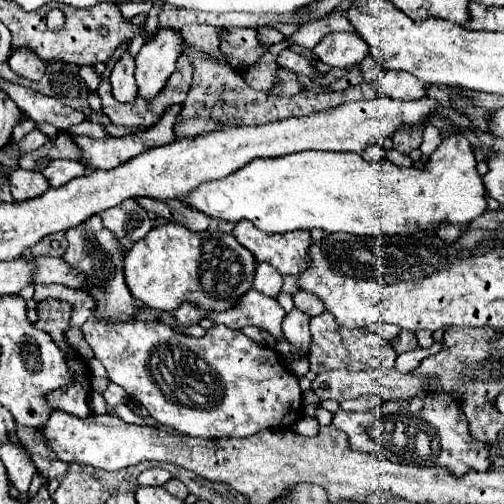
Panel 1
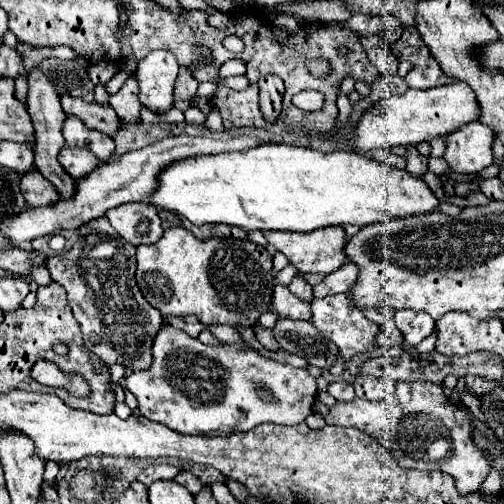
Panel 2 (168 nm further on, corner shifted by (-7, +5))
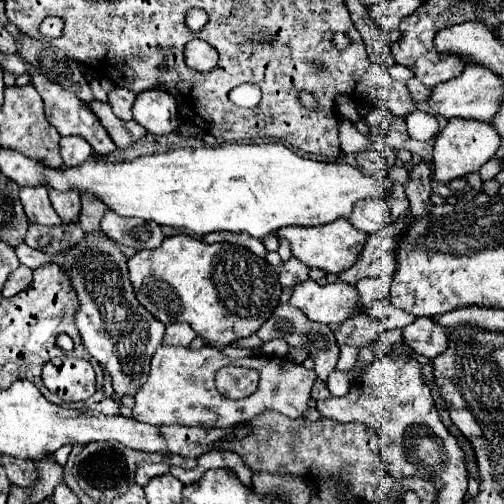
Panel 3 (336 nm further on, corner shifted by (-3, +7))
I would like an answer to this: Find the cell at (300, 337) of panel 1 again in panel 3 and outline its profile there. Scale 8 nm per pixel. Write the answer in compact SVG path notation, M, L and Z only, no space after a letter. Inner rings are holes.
M294 256L280 270L280 284L282 284L284 290L294 288L296 284L306 282L306 280L308 280L308 268L304 268L300 264L300 260L296 260Z

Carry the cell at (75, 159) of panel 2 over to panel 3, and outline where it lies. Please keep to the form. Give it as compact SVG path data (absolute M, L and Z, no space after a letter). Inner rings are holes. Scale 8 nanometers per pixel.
M68 136L60 140L60 154L66 166L78 166L86 162L94 152L86 140L80 140L78 136Z

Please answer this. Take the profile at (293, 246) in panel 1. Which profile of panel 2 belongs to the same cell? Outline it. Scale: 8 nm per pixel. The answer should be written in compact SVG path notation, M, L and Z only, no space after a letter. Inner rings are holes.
M328 226L328 228L320 228L320 230L312 230L310 234L292 234L292 232L264 232L266 240L280 250L302 274L310 274L310 272L320 272L320 274L330 274L334 270L338 270L340 266L346 264L346 254L344 254L344 246L348 244L348 236L344 232L342 226Z

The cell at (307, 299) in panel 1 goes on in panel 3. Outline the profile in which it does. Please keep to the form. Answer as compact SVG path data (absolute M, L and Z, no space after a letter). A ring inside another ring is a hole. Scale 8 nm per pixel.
M400 216L394 224L374 232L368 238L364 252L354 262L354 266L338 274L338 282L356 286L356 282L362 278L392 276L392 268L396 266L394 256L392 256L392 244L396 244L396 232L400 232L400 228L404 228L404 220L406 220L406 216Z

